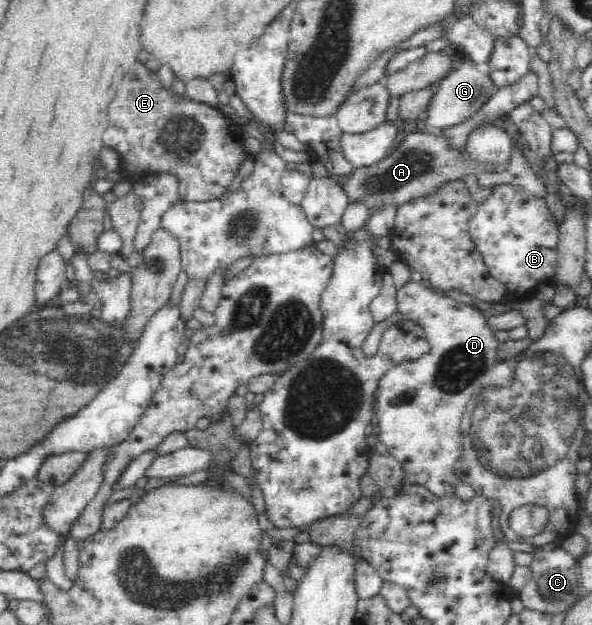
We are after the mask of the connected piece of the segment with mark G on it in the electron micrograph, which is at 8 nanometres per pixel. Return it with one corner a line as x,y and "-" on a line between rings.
469,58
459,59
454,70
437,83
435,94
421,117
417,117
414,123
408,127
408,132
441,132
447,131
455,124
463,124
487,102
488,98
498,89
489,74
481,73
475,69

